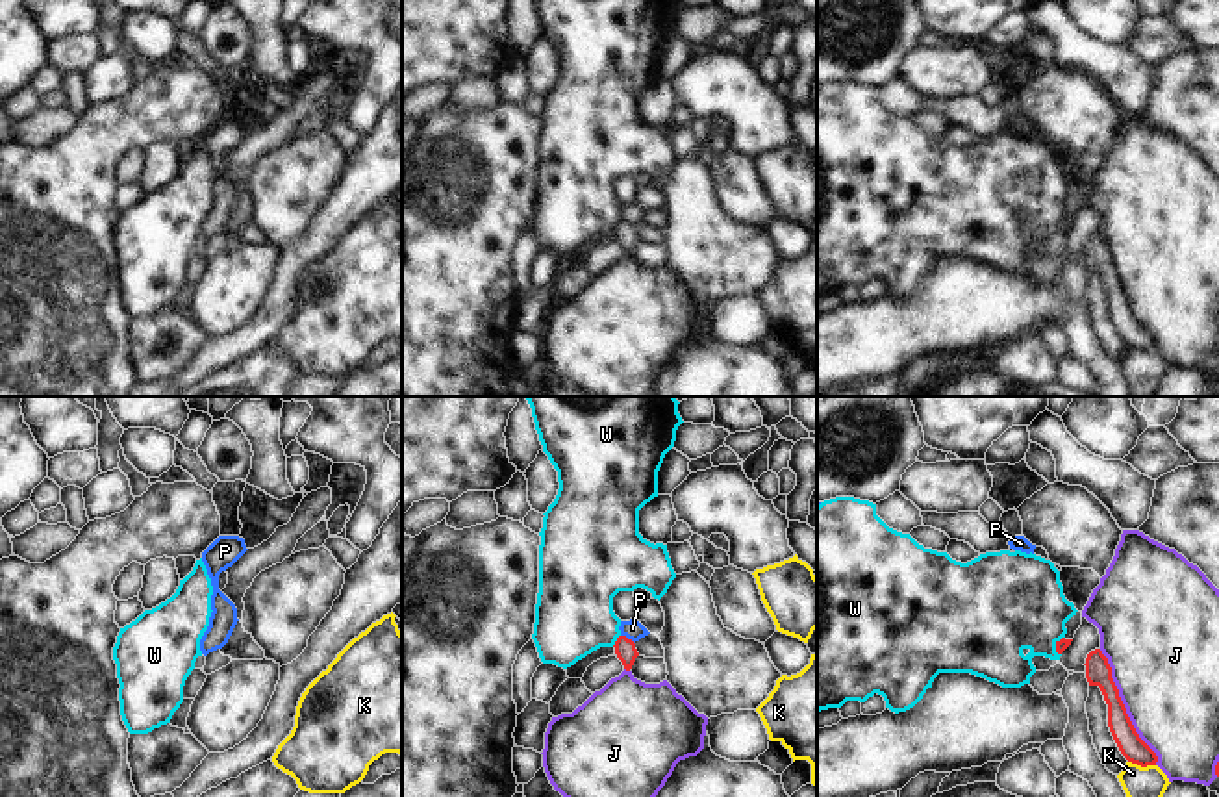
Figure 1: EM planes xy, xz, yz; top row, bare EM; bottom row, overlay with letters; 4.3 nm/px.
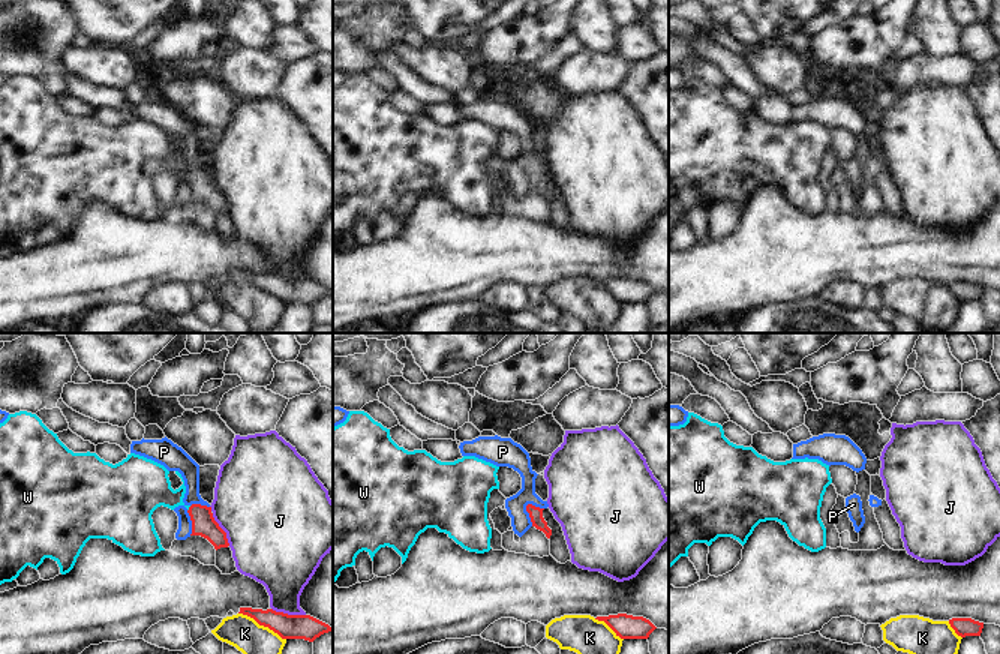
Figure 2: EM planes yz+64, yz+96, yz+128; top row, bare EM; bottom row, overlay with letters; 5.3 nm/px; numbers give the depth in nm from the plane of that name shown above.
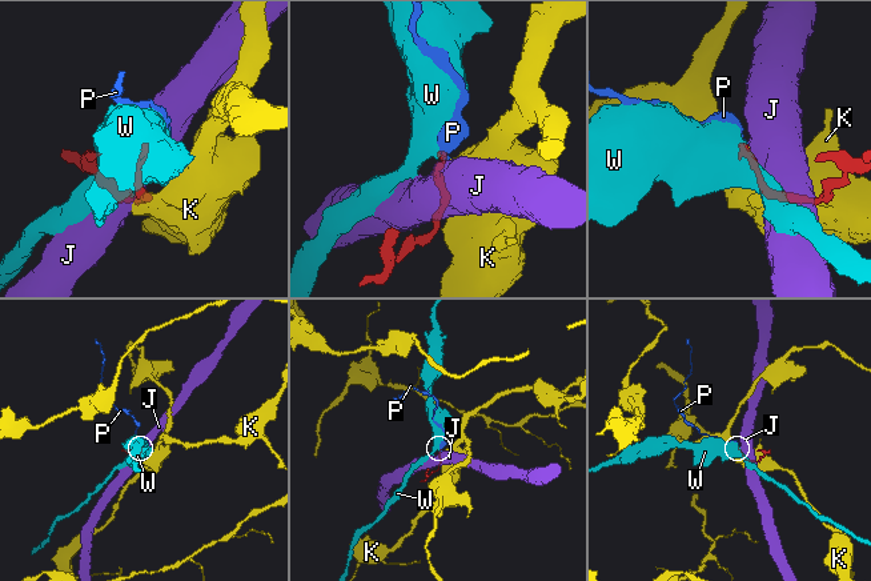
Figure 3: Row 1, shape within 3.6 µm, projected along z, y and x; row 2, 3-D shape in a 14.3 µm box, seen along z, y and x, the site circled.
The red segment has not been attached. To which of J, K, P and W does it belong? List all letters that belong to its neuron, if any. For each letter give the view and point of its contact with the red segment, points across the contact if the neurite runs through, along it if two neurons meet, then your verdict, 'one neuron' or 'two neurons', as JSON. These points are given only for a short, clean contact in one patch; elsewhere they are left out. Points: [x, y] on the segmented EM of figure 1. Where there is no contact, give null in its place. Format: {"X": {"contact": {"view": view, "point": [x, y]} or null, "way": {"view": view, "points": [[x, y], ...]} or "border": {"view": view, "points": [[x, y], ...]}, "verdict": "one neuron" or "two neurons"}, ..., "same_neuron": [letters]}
{"J": {"contact": {"view": "yz", "point": [1123, 707]}, "verdict": "two neurons"}, "K": {"contact": {"view": "yz", "point": [1142, 766]}, "border": {"view": "yz", "points": [[1129, 760], [1140, 766], [1155, 766]]}, "verdict": "two neurons"}, "P": {"contact": {"view": "xz", "point": [627, 638]}, "way": {"view": "xz", "points": [[625, 649], [627, 638], [632, 629]]}, "verdict": "one neuron"}, "W": {"contact": {"view": "xz", "point": [617, 640]}, "border": {"view": "xz", "points": [[619, 634], [612, 645]]}, "verdict": "two neurons"}, "same_neuron": ["P"]}

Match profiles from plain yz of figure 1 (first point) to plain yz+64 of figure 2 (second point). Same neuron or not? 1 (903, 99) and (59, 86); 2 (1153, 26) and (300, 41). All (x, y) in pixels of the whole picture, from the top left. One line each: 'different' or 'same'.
1: same
2: same

